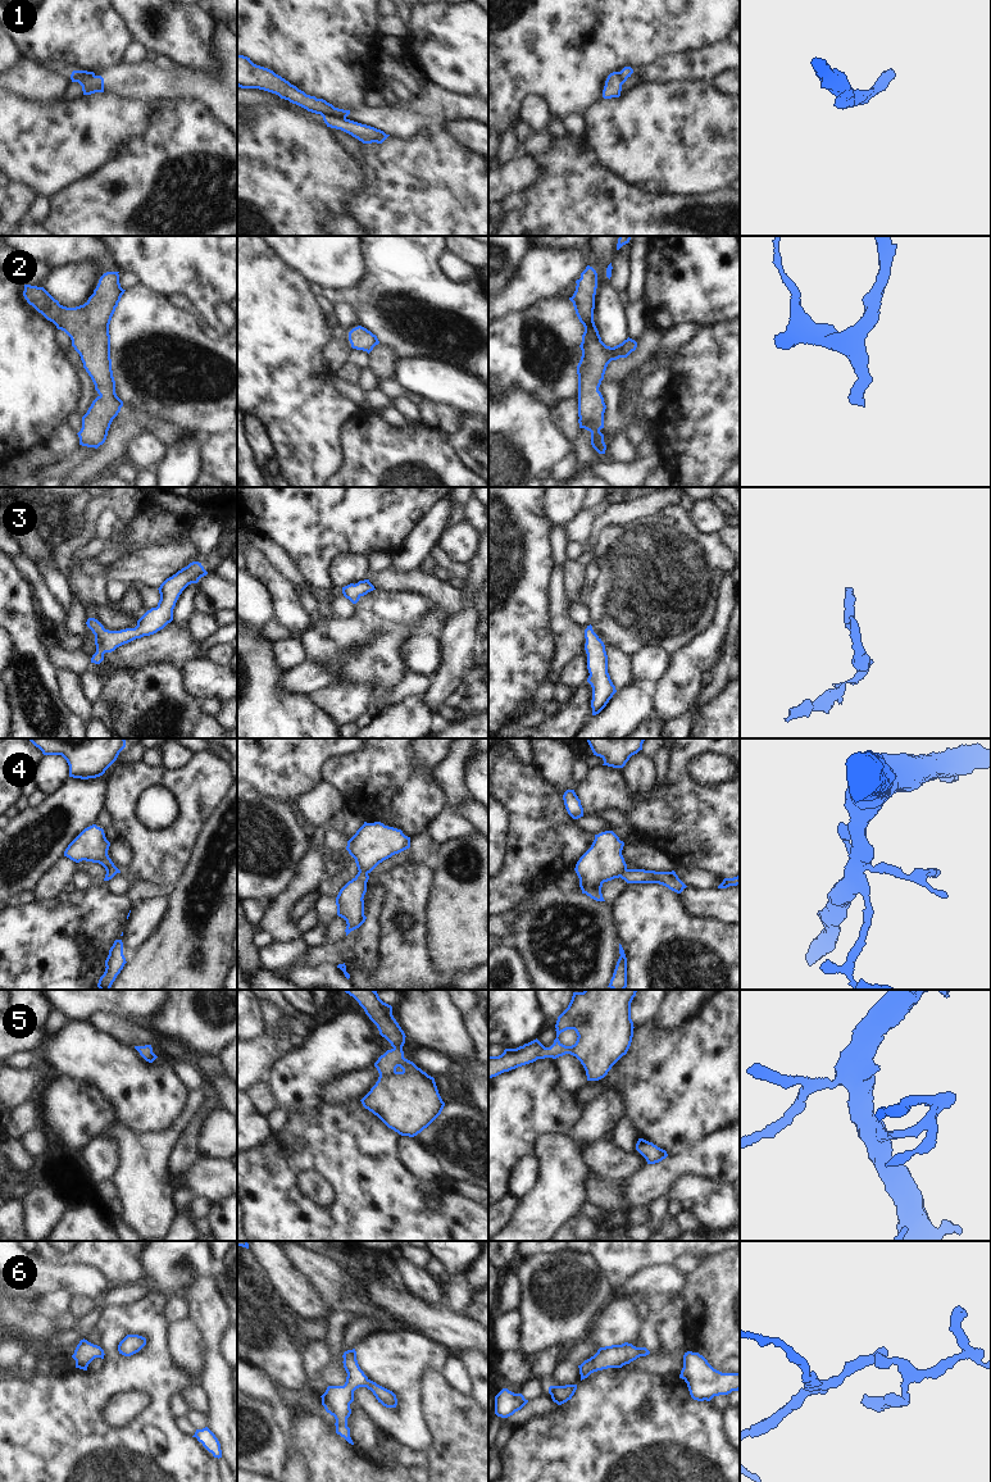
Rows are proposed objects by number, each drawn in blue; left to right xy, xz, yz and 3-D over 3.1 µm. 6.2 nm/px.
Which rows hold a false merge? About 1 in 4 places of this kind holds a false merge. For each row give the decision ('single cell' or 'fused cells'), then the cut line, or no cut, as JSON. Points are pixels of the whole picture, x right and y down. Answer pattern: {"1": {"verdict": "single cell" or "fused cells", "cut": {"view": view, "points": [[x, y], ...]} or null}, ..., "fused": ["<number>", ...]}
{"1": {"verdict": "fused cells", "cut": {"view": "xy", "points": [[86, 71], [80, 80], [74, 81], [72, 78]]}}, "2": {"verdict": "single cell", "cut": null}, "3": {"verdict": "single cell", "cut": null}, "4": {"verdict": "single cell", "cut": null}, "5": {"verdict": "single cell", "cut": null}, "6": {"verdict": "single cell", "cut": null}, "fused": ["1"]}

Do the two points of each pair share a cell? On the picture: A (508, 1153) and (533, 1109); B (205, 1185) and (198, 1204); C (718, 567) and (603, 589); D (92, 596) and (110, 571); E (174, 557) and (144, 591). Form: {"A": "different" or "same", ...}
{"A": "same", "B": "different", "C": "same", "D": "different", "E": "different"}

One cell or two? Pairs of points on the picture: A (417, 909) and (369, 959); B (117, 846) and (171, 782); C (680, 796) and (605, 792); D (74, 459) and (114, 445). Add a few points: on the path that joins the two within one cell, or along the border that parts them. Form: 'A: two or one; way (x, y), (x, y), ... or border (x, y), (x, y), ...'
A: two; border (378, 923), (376, 960), (369, 967), (346, 960)
B: two; border (118, 837), (131, 849), (131, 862), (126, 869)
C: one; way (662, 803), (623, 801)
D: two; border (96, 449), (71, 473)

